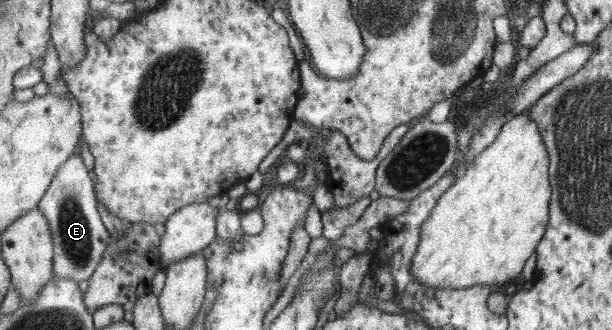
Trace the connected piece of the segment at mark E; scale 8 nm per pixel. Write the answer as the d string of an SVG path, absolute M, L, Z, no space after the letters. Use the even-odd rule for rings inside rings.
M80 155L72 157L57 171L48 191L41 199L39 207L50 220L55 243L55 278L71 278L81 282L89 281L103 261L109 248L111 234L105 228L99 208L96 190Z

